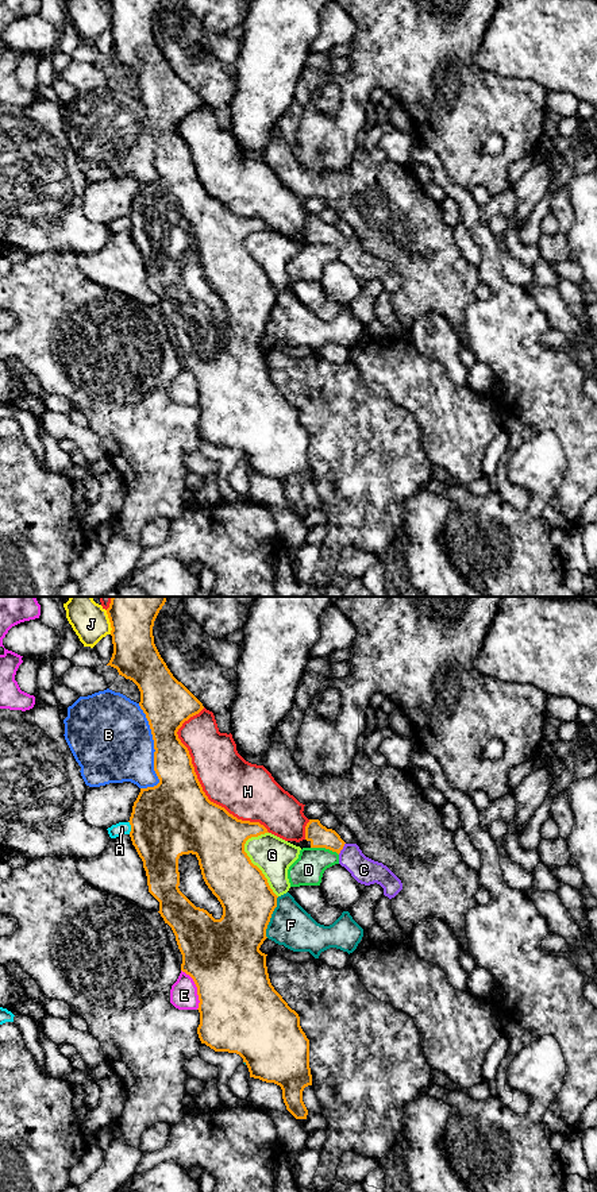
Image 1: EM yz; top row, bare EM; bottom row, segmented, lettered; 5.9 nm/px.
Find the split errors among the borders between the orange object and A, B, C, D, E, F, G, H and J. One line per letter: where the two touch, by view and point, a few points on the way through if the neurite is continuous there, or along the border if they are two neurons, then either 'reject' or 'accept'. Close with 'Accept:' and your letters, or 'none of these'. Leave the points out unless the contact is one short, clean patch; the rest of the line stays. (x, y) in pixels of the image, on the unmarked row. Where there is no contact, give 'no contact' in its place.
A: yz (131, 223) | reject
B: yz (154, 143) | reject
C: yz (342, 243) | across yz (319, 231), (330, 234), (342, 243), (364, 265) | accept
D: yz (324, 242) | along yz (311, 242), (324, 242), (338, 250) | reject
E: yz (197, 384) | reject
F: yz (270, 312) | reject
G: yz (257, 262) | reject
H: yz (199, 177) | reject
J: yz (110, 16) | reject
Accept: C

